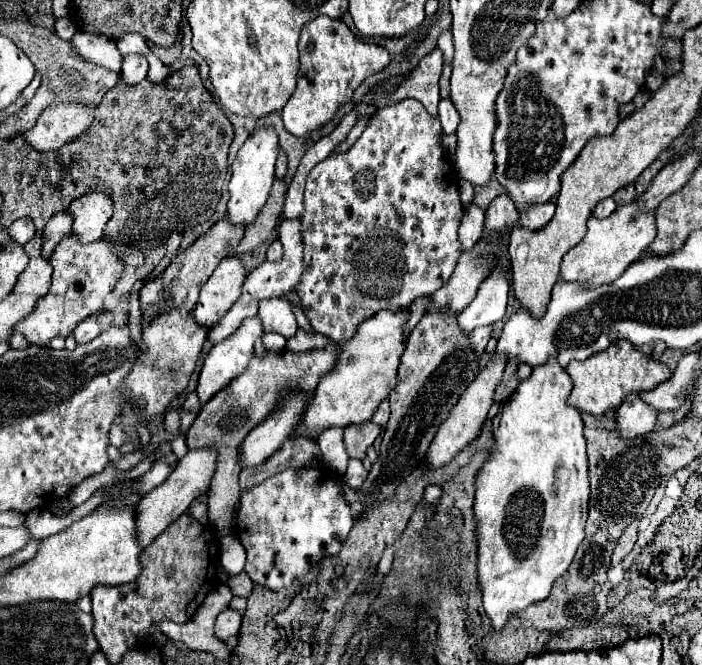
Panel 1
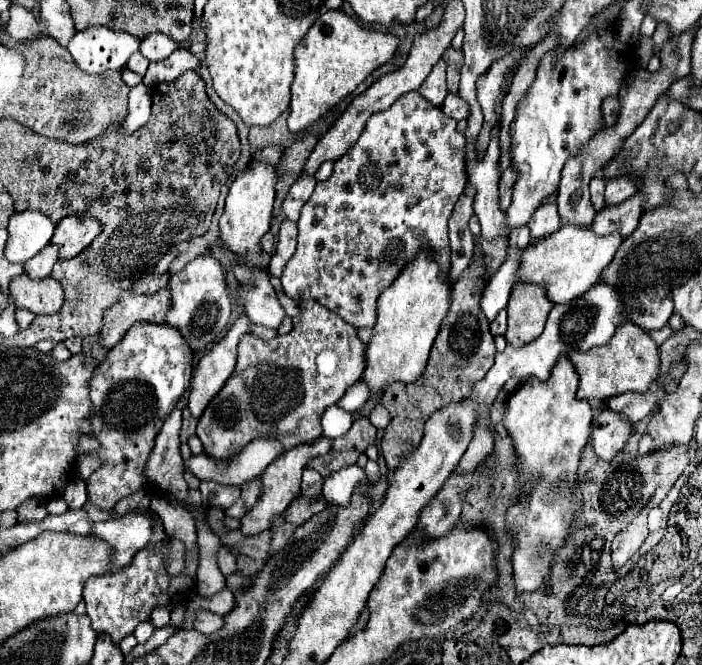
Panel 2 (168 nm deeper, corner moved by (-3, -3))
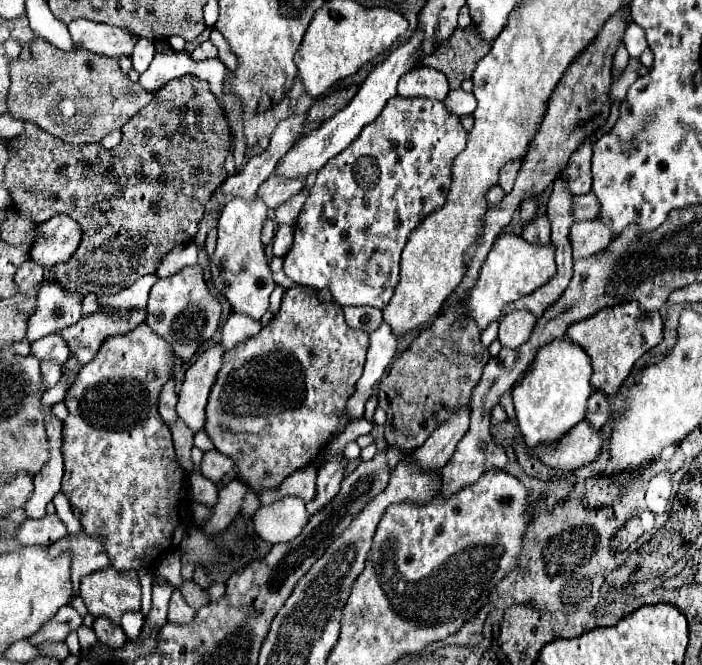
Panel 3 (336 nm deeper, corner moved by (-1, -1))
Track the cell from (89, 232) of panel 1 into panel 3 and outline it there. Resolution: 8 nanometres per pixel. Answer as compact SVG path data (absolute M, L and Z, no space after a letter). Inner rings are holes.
M56 214L50 220L40 222L38 238L30 250L30 260L44 268L68 262L68 258L76 252L80 238L80 224L74 222L68 214Z

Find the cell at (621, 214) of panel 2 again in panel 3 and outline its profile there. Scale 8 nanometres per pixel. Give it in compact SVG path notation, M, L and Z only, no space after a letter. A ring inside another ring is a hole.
M588 220L588 222L574 222L570 226L570 242L572 242L572 256L574 260L578 258L588 258L608 246L612 240L612 232L604 222Z

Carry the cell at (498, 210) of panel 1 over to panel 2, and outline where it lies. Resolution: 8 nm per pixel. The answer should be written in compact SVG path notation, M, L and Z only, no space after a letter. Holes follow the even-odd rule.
M506 168L500 176L500 210L506 210L510 206L510 188L514 184L514 172L510 172L510 168Z

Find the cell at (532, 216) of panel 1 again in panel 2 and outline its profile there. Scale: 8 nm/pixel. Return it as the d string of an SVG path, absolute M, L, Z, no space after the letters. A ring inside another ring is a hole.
M542 204L542 208L538 208L538 212L534 212L534 216L530 218L530 236L532 240L540 240L552 232L556 232L560 228L560 216L558 216L558 208L554 204Z

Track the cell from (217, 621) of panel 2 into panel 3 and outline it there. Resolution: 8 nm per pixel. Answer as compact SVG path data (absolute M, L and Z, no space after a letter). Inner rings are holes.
M174 590L170 596L170 606L168 606L168 622L170 624L188 624L188 622L192 622L194 614L196 612L186 604L180 590Z

